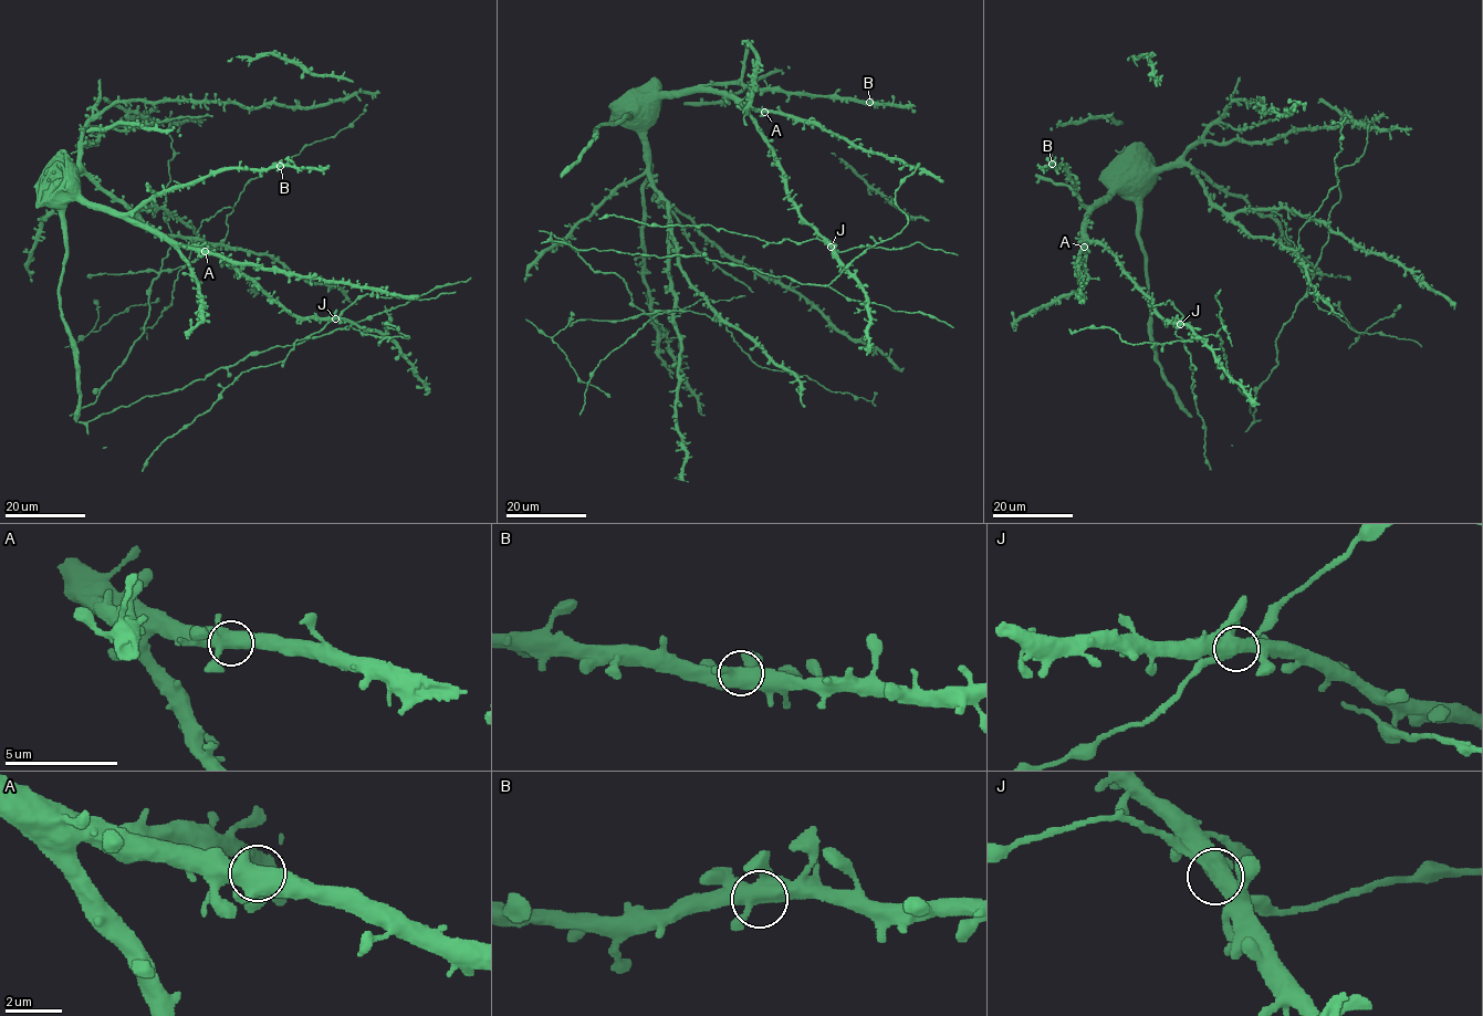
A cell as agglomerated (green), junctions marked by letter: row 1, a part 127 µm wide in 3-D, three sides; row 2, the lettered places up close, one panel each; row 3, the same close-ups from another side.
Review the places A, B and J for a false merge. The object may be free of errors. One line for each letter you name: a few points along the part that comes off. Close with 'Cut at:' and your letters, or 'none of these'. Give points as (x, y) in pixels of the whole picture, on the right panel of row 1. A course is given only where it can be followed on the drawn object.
Cut at: none of these

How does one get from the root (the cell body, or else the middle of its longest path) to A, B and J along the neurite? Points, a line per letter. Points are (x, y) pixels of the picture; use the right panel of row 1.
A: (1090, 215), (1082, 226), (1086, 239), (1084, 247)
B: (1090, 215), (1074, 191), (1074, 182), (1068, 180), (1064, 166), (1052, 164)
J: (1090, 215), (1082, 226), (1085, 234), (1108, 248), (1161, 318), (1180, 324)

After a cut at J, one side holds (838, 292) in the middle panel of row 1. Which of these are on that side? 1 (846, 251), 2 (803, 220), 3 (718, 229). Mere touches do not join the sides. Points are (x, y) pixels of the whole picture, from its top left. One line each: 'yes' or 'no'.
1: no
2: yes
3: no

